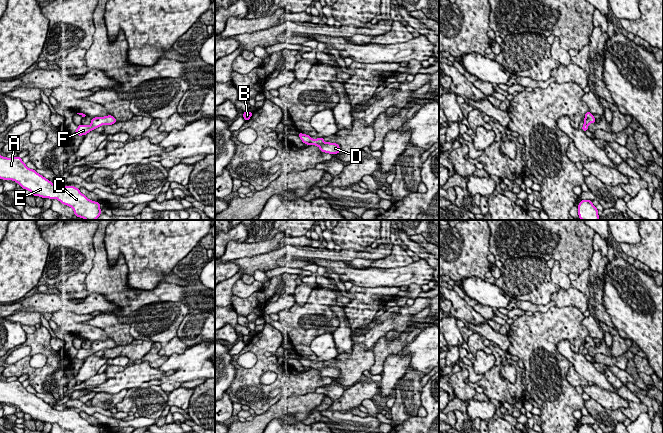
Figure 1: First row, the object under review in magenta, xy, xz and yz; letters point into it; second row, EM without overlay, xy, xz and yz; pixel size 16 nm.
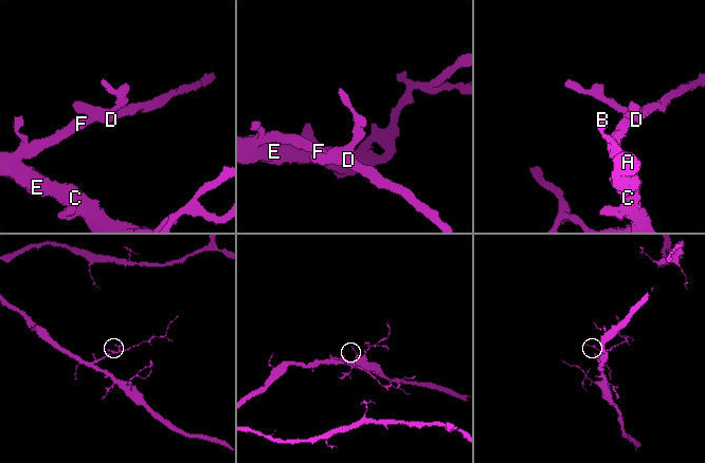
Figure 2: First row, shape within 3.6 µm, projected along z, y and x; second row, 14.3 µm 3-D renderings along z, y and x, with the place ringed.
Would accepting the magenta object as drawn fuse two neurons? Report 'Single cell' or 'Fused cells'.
Single cell

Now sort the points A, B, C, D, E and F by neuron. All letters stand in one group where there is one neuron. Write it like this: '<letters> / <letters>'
A B C D E F

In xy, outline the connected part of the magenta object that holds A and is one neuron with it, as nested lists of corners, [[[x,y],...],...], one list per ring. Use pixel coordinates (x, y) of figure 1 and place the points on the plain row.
[[[0,380],[0,403],[13,404],[33,420],[58,423],[60,427],[73,433],[100,433],[100,427],[89,424],[74,410],[59,411],[29,393],[18,380],[6,382]]]

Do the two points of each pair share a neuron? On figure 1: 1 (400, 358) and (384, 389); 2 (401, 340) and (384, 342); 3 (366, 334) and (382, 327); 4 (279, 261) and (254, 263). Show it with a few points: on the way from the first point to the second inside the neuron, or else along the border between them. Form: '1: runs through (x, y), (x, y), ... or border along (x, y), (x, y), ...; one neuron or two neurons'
1: runs through (396, 366), (392, 370), (388, 381); one neuron
2: runs through (397, 342), (388, 342); one neuron
3: runs through (370, 334), (378, 328); one neuron
4: runs through (273, 261), (260, 262); one neuron

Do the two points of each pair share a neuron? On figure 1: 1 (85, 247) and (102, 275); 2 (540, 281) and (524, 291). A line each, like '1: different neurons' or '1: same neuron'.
1: different neurons
2: same neuron

